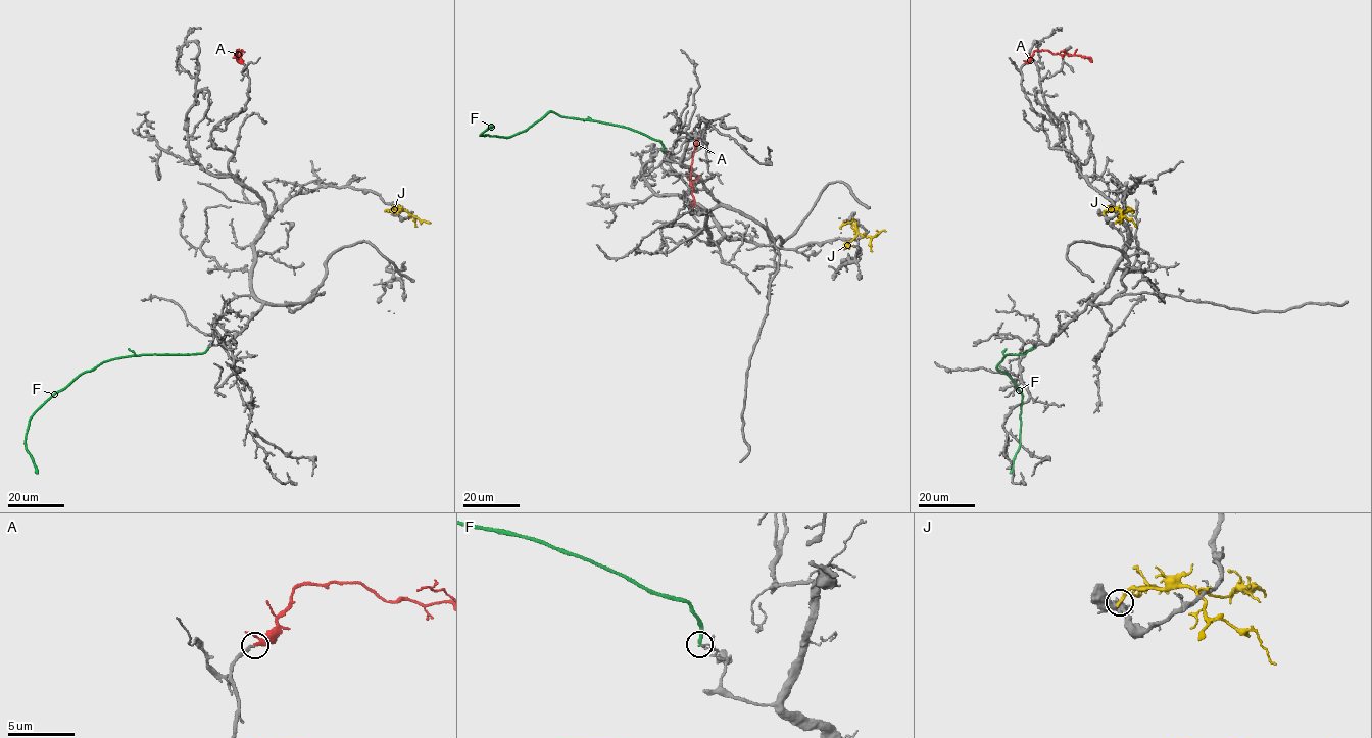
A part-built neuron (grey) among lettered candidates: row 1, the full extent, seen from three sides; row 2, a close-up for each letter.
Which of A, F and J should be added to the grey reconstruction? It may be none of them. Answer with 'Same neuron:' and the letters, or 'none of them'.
Same neuron: A

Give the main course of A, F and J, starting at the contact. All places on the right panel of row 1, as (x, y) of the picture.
A: (1026, 63), (1034, 51), (1042, 50), (1079, 55), (1092, 61)
F: (1035, 348), (1024, 354), (1007, 354), (997, 365), (1022, 394), (1019, 448), (1010, 473)
J: (1103, 213), (1119, 210), (1136, 227)

